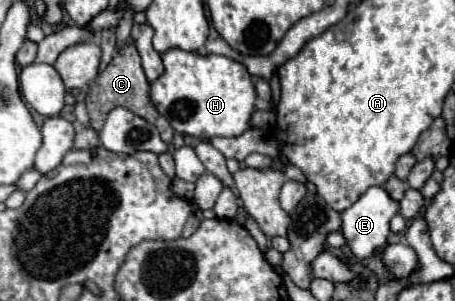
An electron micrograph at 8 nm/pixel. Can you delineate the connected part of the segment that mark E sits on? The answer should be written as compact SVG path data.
M371 186L361 200L357 200L351 208L341 212L341 234L347 240L347 246L357 258L369 258L373 252L381 250L389 236L389 222L399 212L399 202L395 202L383 188Z

